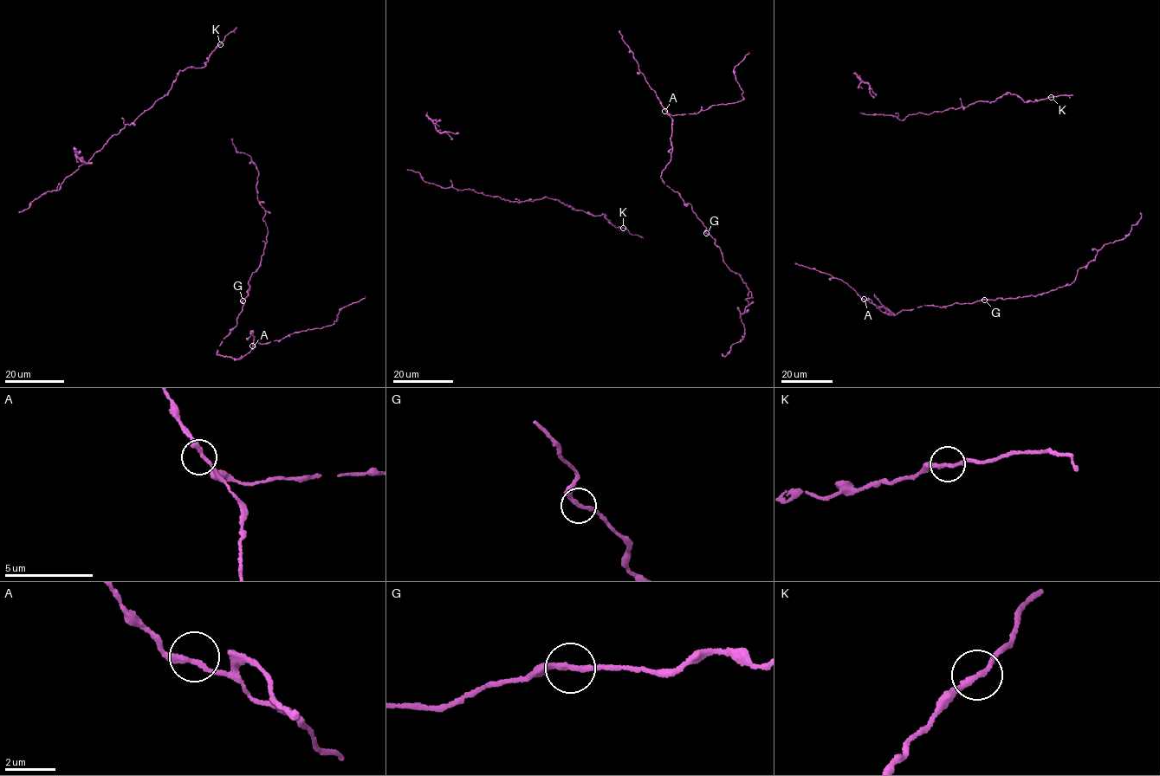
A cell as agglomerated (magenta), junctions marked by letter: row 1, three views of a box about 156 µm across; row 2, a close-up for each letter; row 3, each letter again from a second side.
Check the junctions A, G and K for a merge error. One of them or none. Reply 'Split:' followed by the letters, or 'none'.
Split: none

